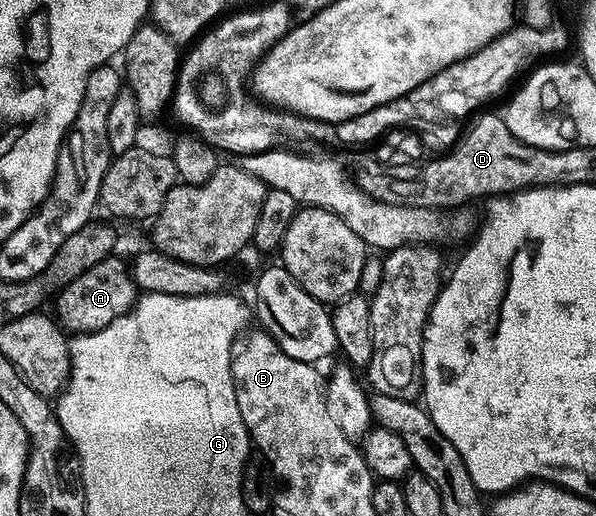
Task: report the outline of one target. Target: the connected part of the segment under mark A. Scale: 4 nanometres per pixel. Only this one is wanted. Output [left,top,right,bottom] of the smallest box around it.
[56,257,140,333]

